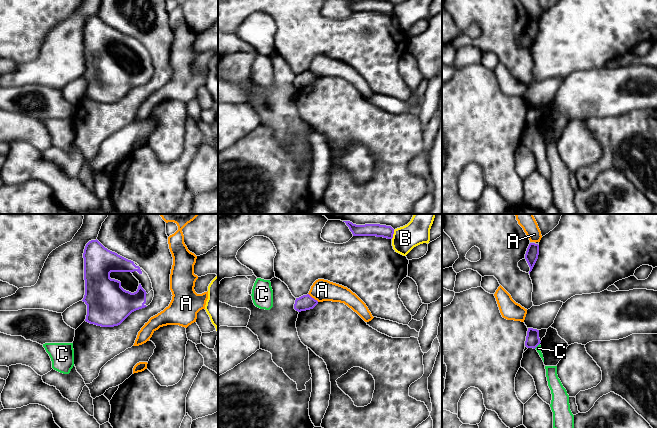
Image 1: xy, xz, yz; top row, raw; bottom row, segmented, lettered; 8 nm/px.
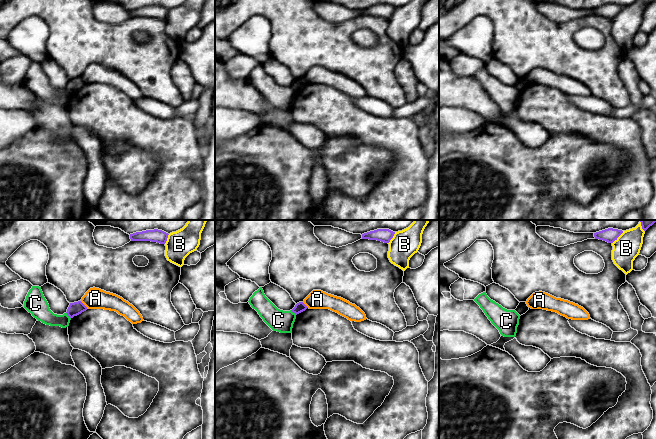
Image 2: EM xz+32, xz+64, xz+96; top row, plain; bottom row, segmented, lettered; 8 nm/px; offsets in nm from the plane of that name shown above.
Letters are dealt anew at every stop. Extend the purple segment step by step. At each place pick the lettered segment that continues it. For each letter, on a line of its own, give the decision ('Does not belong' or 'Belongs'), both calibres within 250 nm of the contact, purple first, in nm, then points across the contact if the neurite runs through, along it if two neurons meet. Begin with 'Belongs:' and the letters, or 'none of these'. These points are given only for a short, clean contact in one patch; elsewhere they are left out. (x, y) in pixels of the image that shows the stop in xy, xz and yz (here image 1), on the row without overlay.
Belongs: none of these
A: Does not belong. Thickness 120 nm (purple) against 180 nm
B: Does not belong. Thickness 100 nm (purple) against 200 nm
C: Does not belong. Thickness 110 nm (purple) against 50 nm. Boundary: yz (539, 119), (534, 124)

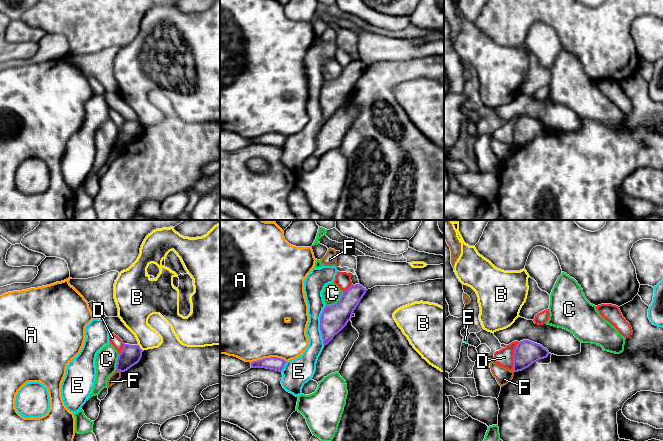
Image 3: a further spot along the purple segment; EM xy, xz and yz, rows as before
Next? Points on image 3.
Belongs: none of these
A: Does not belong. Thickness 110 nm (purple) against 480 nm
B: Does not belong. Thickness 160 nm (purple) against 220 nm. Boundary: xy (137, 120), (143, 126)
C: Does not belong. Thickness 220 nm (purple) against 150 nm
D: Does not belong. Thickness 200 nm (purple) against 140 nm. Boundary: yz (519, 118), (514, 125), (512, 146)
E: Does not belong. Thickness 220 nm (purple) against 140 nm
F: Does not belong. Thickness 160 nm (purple) against 70 nm. Boundary: xy (116, 146), (120, 148)

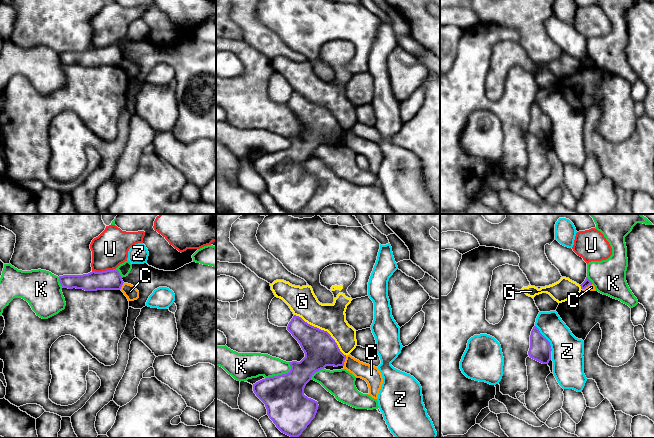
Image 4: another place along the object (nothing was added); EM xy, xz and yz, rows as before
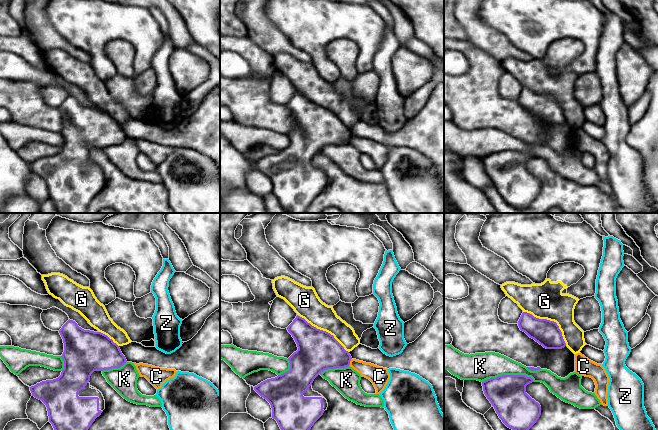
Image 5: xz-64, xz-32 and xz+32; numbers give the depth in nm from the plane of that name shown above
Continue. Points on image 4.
Belongs: U
C: Does not belong. Thickness 260 nm (purple) against 140 nm. Boundary: xz (346, 132), (343, 141)
G: Does not belong. Thickness 260 nm (purple) against 220 nm
K: Does not belong. Thickness 340 nm (purple) against 200 nm
U: Belongs. Thickness 160 nm (purple) against 280 nm
Z: Does not belong. Thickness 180 nm (purple) against 260 nm

